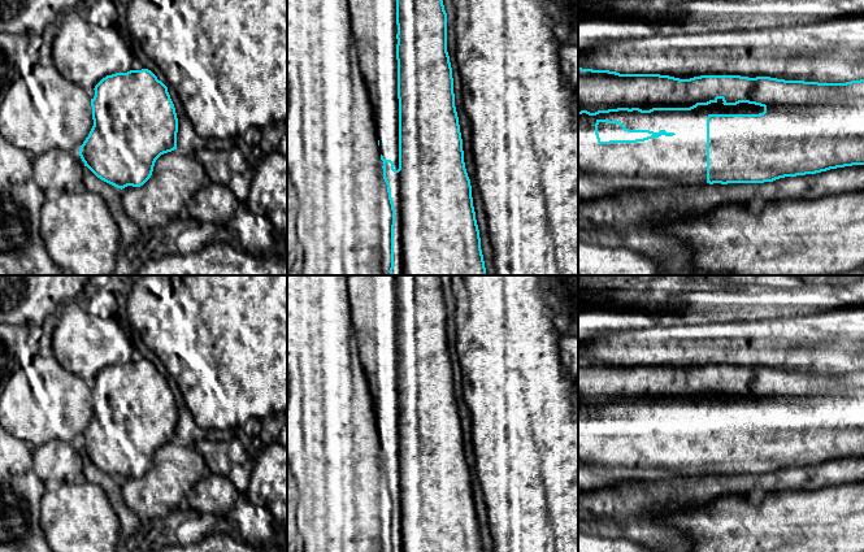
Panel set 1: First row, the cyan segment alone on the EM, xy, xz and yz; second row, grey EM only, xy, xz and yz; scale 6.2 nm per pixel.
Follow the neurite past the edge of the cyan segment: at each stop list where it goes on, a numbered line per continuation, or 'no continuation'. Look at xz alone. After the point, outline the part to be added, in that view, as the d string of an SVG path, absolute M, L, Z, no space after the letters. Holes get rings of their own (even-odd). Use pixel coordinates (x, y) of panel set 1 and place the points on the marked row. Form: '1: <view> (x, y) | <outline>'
1: xz (373, 22) | M348 0L359 64L379 140L379 155L399 169L396 0Z

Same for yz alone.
1: yz (681, 159) | M717 99L716 103L698 105L691 110L654 110L651 113L618 110L596 116L578 114L578 170L646 184L705 184L707 117L709 114L759 114L764 112L764 107L755 104L724 105L722 103L722 99ZM598 119L620 121L629 130L650 130L654 132L665 130L674 135L661 135L637 143L599 144L595 135Z

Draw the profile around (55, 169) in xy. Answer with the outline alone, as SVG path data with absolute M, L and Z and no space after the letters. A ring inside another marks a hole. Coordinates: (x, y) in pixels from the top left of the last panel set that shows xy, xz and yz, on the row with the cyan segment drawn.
M51 149L43 155L31 155L32 177L36 184L49 195L57 194L66 184L83 183L83 168L78 152Z

